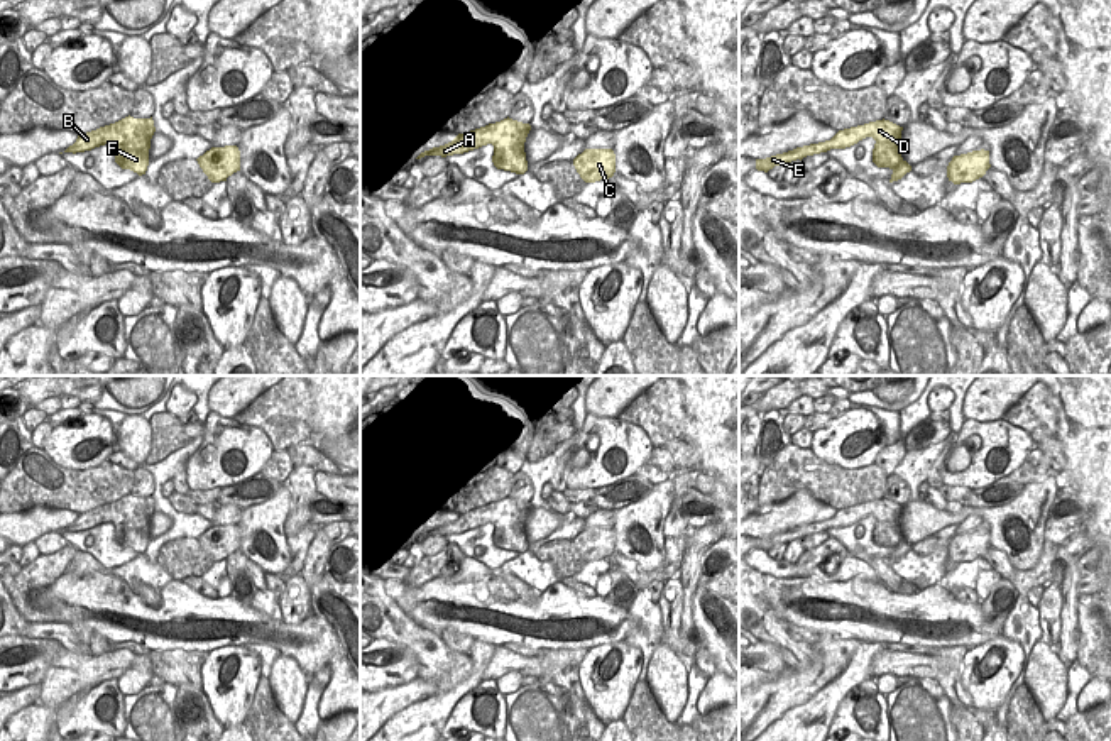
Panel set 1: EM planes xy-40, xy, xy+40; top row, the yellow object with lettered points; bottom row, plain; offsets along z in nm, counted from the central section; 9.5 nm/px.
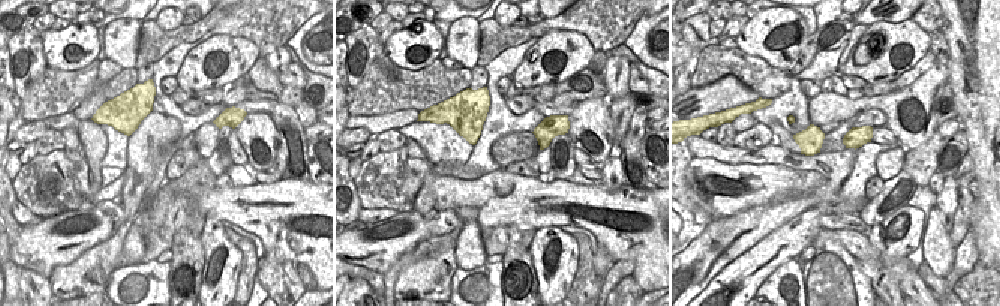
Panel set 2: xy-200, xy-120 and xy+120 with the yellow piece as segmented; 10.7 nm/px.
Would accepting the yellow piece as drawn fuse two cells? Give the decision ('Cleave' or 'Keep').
Cleave

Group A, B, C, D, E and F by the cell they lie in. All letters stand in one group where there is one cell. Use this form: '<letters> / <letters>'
A B D E F / C

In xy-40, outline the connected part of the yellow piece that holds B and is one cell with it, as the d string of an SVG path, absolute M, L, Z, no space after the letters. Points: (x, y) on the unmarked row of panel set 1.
M129 494L115 502L78 514L76 521L64 531L76 533L112 523L115 526L115 541L122 548L130 548L142 555L149 545L149 528L154 511L152 496L134 497Z

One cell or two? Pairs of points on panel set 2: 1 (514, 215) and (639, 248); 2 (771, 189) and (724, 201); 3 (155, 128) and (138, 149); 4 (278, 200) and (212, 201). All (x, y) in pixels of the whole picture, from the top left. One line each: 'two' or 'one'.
1: one
2: one
3: one
4: one

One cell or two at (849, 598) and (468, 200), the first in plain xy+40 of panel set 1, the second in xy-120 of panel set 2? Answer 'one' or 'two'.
one

